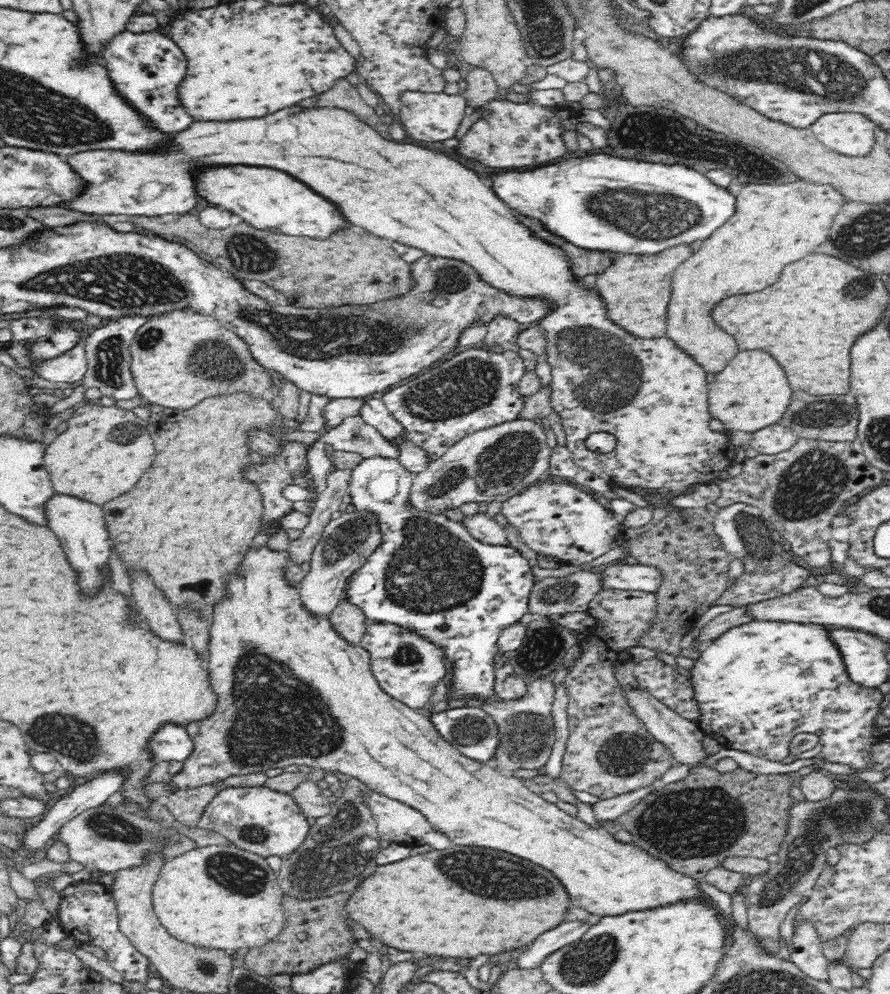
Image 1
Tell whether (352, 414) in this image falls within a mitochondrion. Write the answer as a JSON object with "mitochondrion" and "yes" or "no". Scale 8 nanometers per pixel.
{"mitochondrion":"no"}

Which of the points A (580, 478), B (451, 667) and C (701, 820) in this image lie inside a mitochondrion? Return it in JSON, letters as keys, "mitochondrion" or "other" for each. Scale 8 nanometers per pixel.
{"A":"other","B":"other","C":"mitochondrion"}

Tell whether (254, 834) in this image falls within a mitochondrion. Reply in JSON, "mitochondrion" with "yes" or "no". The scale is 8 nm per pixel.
{"mitochondrion":"yes"}

